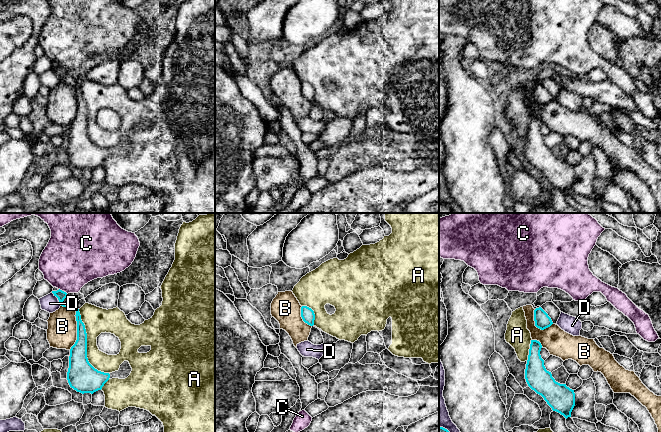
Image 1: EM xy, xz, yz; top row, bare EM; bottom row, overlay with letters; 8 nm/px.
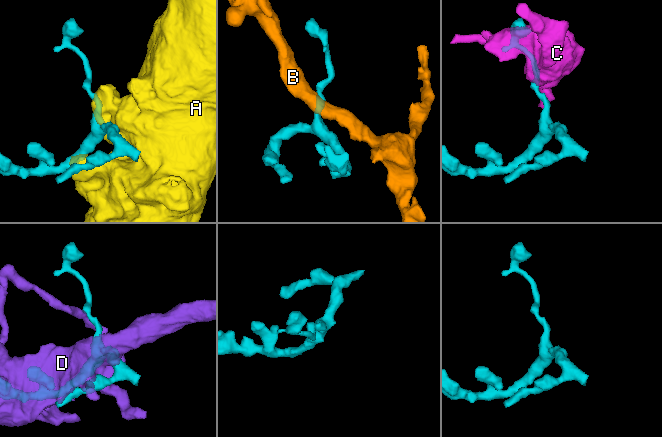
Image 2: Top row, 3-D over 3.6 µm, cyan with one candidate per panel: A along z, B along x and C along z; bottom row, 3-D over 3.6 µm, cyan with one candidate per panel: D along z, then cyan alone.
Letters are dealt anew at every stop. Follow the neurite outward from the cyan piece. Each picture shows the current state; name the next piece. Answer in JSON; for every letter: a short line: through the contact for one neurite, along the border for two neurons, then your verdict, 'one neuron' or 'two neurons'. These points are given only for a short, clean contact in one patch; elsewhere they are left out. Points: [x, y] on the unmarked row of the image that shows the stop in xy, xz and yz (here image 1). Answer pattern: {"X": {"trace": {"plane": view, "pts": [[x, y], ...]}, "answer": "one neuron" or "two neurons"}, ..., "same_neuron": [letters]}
{"A": {"answer": "two neurons"}, "B": {"trace": {"plane": "xy", "pts": [[77, 85], [75, 91], [76, 117], [69, 125]]}, "answer": "two neurons"}, "C": {"answer": "two neurons"}, "D": {"answer": "two neurons"}, "same_neuron": []}

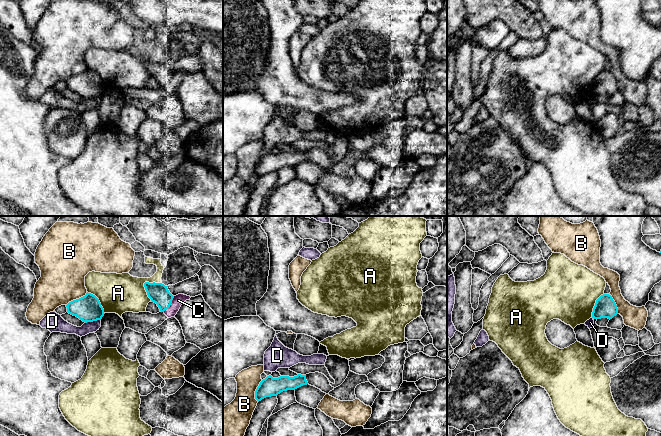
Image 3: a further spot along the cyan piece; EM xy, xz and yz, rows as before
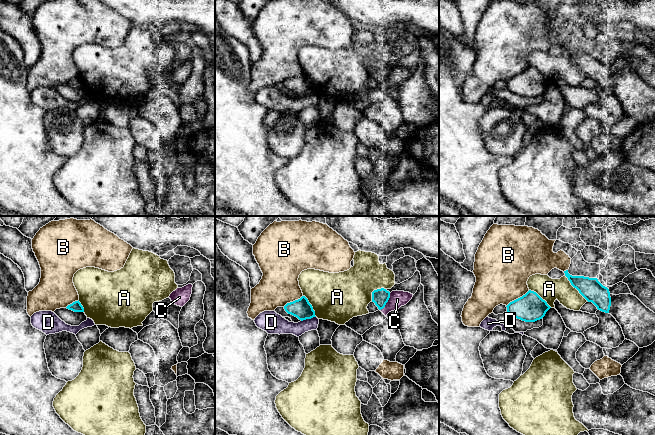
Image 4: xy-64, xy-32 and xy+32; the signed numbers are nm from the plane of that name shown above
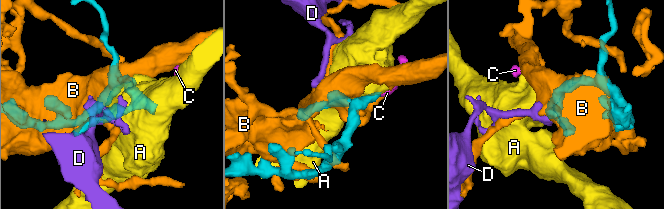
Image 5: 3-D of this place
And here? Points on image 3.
{"A": {"answer": "two neurons"}, "B": {"answer": "two neurons"}, "C": {"answer": "one neuron"}, "D": {"trace": {"plane": "xy", "pts": [[100, 95], [85, 99]]}, "answer": "two neurons"}, "same_neuron": ["C"]}

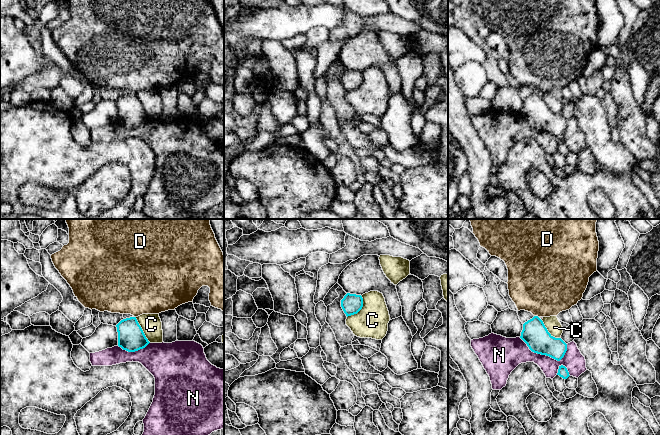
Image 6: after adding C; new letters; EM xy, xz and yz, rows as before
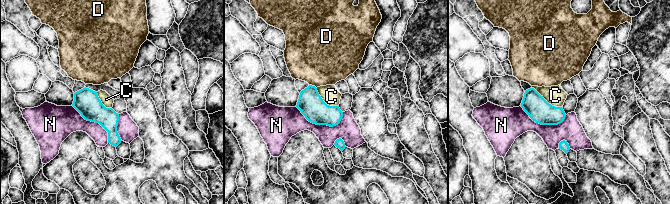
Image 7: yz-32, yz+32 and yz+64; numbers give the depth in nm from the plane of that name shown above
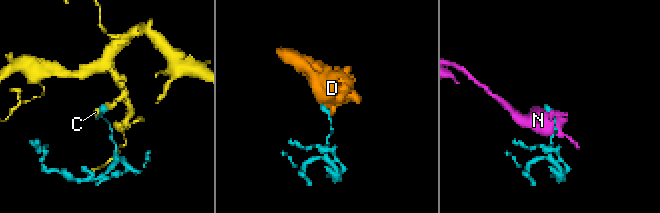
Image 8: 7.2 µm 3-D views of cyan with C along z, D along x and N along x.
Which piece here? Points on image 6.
{"C": {"answer": "two neurons"}, "D": {"trace": {"plane": "yz", "pts": [[534, 91], [538, 93]]}, "answer": "two neurons"}, "N": {"answer": "two neurons"}, "same_neuron": []}

